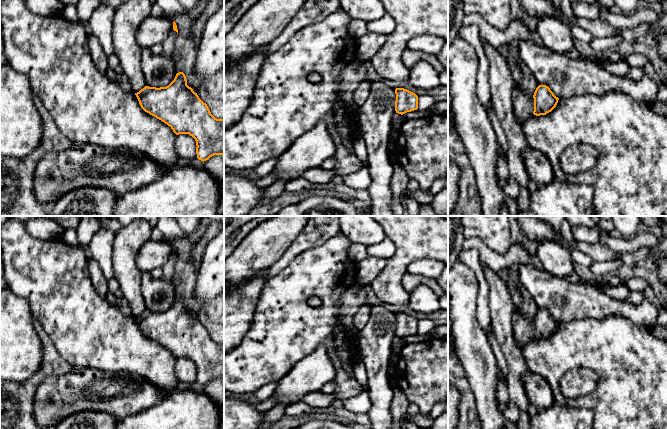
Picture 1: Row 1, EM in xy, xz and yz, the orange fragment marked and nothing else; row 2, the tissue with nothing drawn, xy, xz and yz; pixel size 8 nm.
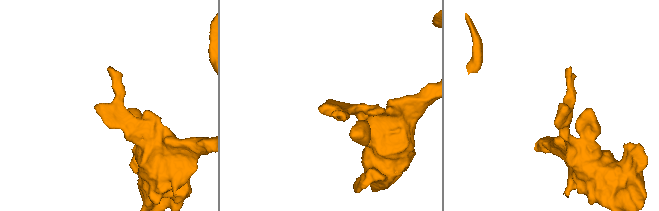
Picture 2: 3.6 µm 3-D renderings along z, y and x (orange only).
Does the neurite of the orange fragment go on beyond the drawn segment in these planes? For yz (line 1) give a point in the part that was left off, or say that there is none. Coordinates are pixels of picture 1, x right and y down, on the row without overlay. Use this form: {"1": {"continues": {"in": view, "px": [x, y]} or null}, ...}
{"1": {"continues": null}}

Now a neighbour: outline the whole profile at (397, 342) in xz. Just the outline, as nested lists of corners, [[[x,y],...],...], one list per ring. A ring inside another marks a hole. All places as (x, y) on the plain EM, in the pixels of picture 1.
[[[395,337],[391,347],[390,364],[396,365],[399,359],[399,353],[402,348],[402,339]]]

